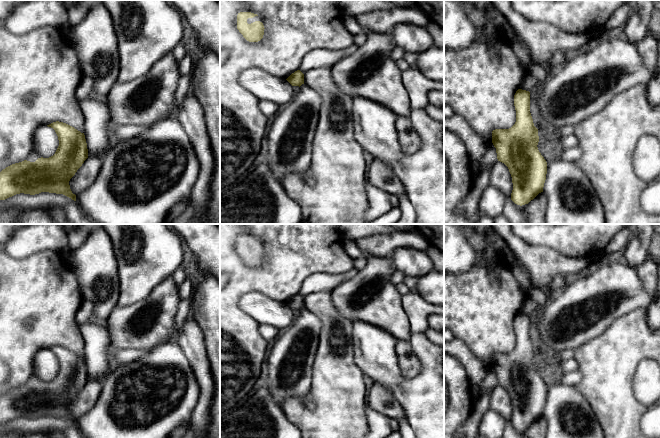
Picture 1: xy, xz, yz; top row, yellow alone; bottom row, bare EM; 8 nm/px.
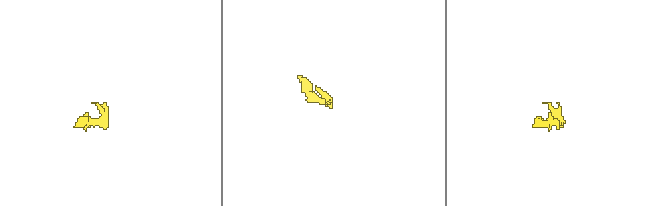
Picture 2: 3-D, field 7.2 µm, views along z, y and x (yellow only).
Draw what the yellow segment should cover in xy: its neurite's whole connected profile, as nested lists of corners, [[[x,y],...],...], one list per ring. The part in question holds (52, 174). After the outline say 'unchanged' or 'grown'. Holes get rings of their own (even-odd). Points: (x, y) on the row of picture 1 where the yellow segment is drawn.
[[[59,121],[47,126],[53,128],[58,136],[59,146],[55,154],[43,158],[30,150],[24,161],[3,169],[0,172],[0,200],[20,193],[35,195],[49,192],[63,194],[76,201],[69,181],[88,158],[85,135]]]; grown

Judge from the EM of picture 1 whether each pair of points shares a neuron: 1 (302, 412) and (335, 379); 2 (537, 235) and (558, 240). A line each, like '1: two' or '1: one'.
1: one
2: one

